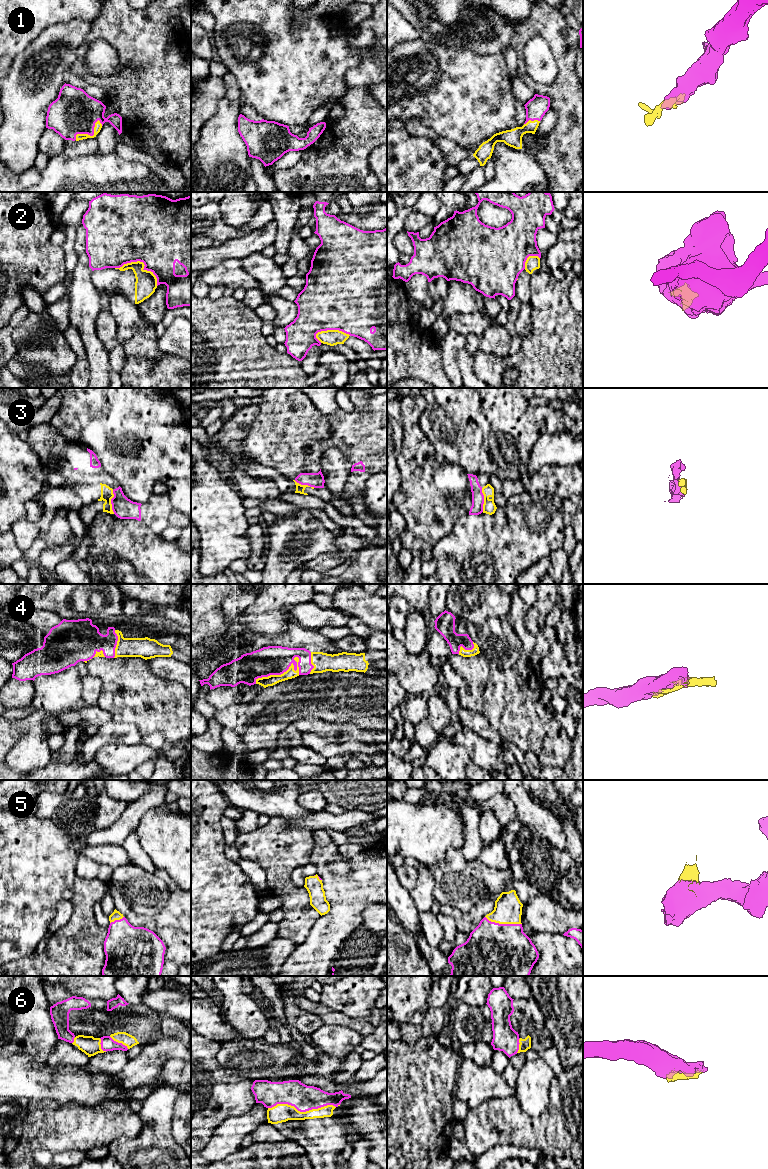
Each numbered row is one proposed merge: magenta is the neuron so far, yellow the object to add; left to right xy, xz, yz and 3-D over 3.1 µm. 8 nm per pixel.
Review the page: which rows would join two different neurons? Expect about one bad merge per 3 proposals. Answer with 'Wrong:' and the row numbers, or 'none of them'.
Wrong: 2, 3

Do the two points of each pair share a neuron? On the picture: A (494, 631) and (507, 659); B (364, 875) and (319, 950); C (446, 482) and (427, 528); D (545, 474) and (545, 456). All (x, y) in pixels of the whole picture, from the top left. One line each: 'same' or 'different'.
A: same
B: same
C: same
D: different

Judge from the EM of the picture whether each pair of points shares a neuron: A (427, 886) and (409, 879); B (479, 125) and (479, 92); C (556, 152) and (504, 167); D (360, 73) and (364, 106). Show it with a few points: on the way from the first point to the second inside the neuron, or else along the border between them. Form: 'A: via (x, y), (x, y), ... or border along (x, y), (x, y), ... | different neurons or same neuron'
A: border along (417, 869), (416, 884), (409, 891) | different neurons
B: via (478, 117), (478, 100) | same neuron
C: border along (535, 155), (547, 179) | different neurons
D: border along (367, 86), (353, 87), (348, 90) | different neurons

